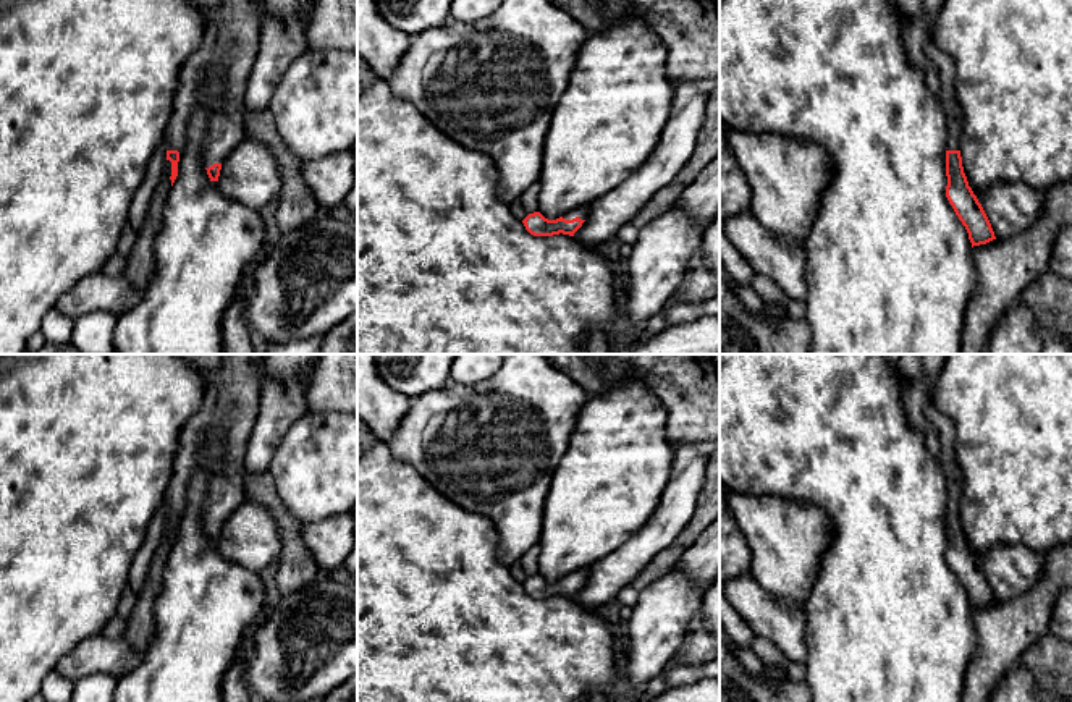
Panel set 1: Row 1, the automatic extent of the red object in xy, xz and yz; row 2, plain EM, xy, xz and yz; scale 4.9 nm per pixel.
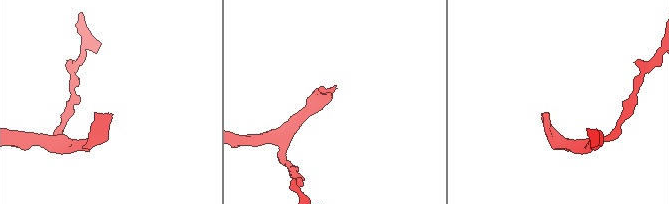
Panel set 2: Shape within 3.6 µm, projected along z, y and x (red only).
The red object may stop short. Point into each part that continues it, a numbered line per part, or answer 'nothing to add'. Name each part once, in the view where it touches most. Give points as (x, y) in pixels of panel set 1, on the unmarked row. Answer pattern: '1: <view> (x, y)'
1: xz (582, 575)

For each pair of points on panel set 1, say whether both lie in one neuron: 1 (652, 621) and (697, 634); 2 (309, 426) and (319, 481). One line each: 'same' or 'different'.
1: different
2: same

